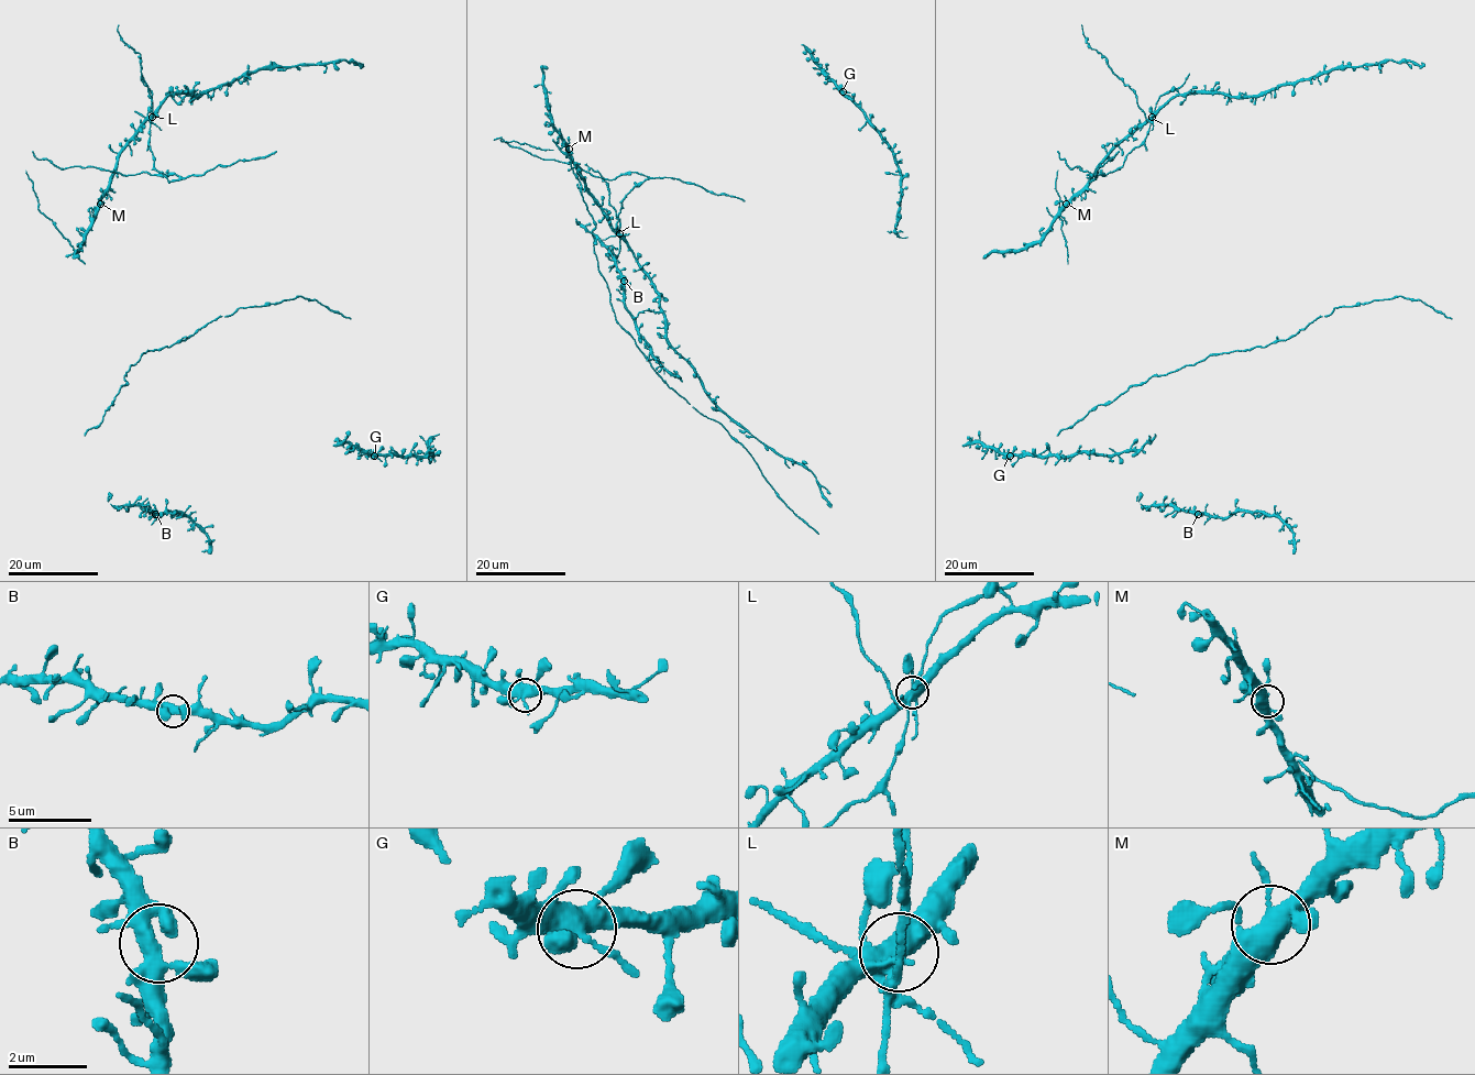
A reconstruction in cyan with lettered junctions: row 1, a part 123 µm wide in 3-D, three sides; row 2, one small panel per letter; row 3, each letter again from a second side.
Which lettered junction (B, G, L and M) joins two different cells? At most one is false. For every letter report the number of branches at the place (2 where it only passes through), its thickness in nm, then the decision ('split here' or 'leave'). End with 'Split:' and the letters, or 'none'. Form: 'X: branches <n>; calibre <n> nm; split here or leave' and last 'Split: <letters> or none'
B: branches 5; calibre 400 nm; leave
G: branches 5; calibre 440 nm; leave
L: branches 7; calibre 440 nm; split here
M: branches 5; calibre 440 nm; leave
Split: L

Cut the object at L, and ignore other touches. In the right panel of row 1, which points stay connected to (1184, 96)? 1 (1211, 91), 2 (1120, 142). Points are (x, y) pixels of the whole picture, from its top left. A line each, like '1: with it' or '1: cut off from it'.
1: with it
2: with it

